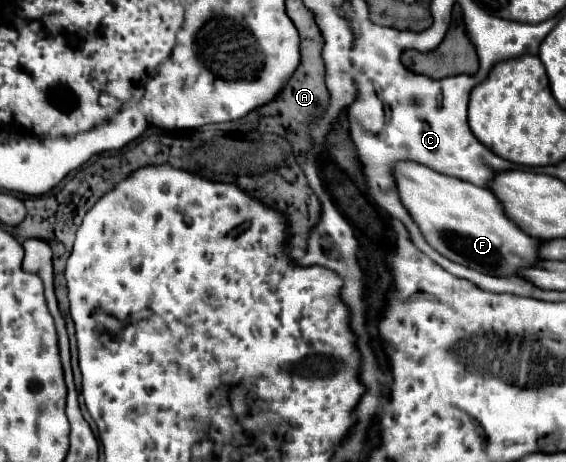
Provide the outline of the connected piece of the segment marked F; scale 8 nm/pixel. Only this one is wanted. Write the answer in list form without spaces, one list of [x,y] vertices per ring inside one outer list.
[[[397,161],[391,175],[403,207],[421,229],[425,241],[447,259],[499,277],[511,277],[537,261],[541,241],[517,229],[503,215],[499,201],[489,189],[437,173],[415,161]]]

